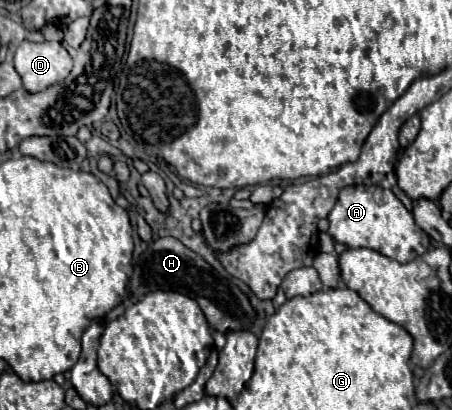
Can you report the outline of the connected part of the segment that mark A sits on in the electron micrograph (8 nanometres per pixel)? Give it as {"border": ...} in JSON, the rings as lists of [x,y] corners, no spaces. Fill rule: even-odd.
{"border":[[[346,186],[340,190],[336,206],[328,214],[328,234],[348,248],[370,248],[398,262],[410,262],[422,256],[430,246],[430,236],[416,226],[404,204],[380,186]]]}

